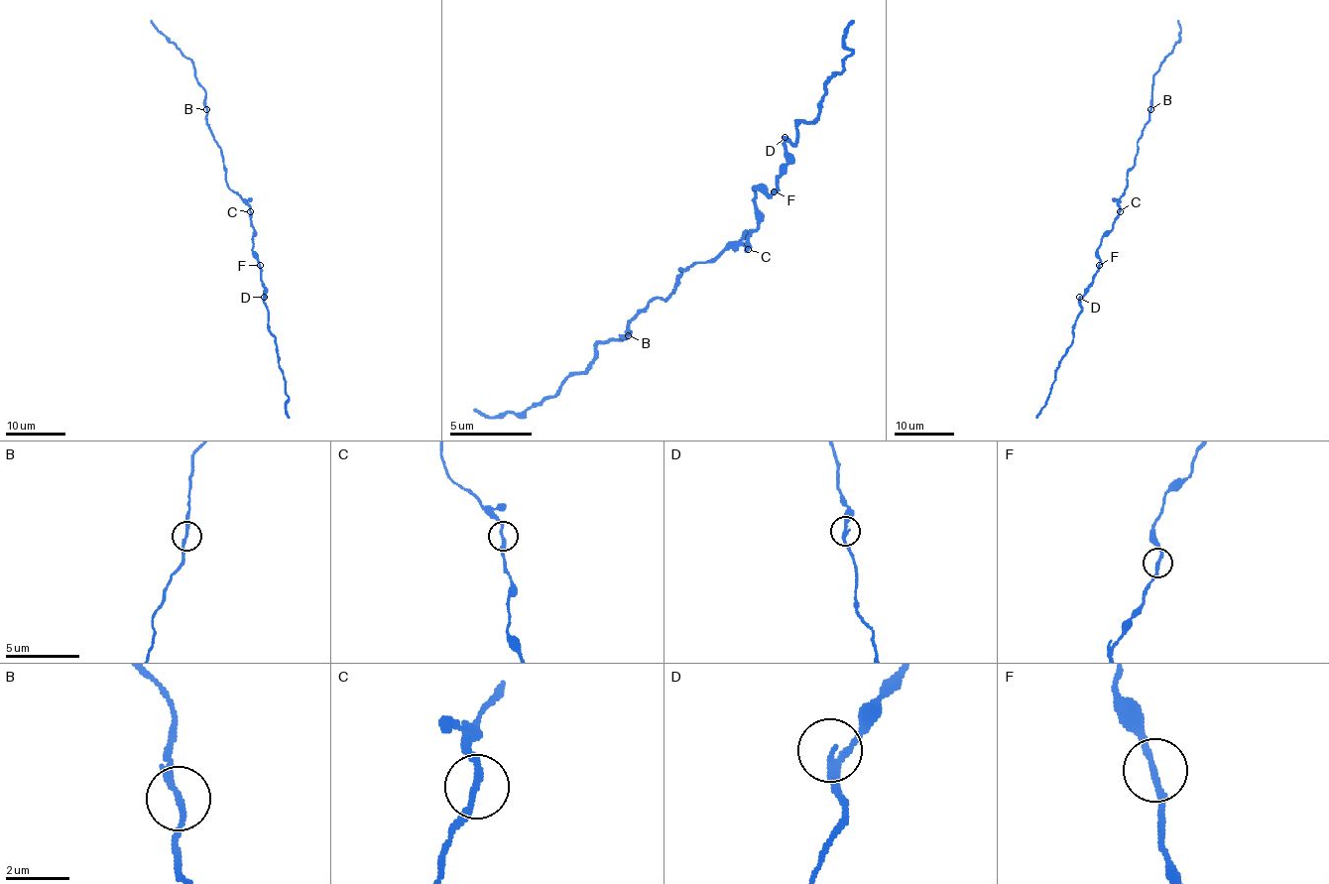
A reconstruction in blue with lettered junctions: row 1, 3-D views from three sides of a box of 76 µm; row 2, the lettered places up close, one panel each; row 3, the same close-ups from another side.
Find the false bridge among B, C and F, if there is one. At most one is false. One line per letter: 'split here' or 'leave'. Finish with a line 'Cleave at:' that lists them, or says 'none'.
B: leave
C: leave
F: leave
Cleave at: none

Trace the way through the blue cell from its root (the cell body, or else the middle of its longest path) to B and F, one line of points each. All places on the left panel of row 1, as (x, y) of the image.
B: (250, 212), (250, 206), (227, 186), (220, 147), (206, 122), (206, 109)
F: (250, 212), (252, 249), (259, 266)

